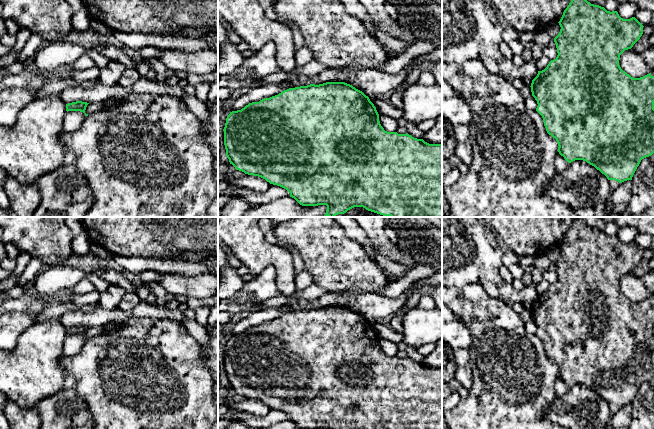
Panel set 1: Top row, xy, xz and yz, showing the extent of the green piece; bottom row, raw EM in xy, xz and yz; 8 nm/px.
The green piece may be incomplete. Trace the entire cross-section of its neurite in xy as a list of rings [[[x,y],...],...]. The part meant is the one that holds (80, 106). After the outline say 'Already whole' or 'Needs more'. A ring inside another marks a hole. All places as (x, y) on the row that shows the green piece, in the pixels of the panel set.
[[[76,101],[69,104],[66,104],[66,111],[80,111],[85,113],[86,107],[89,103]]]. Already whole

